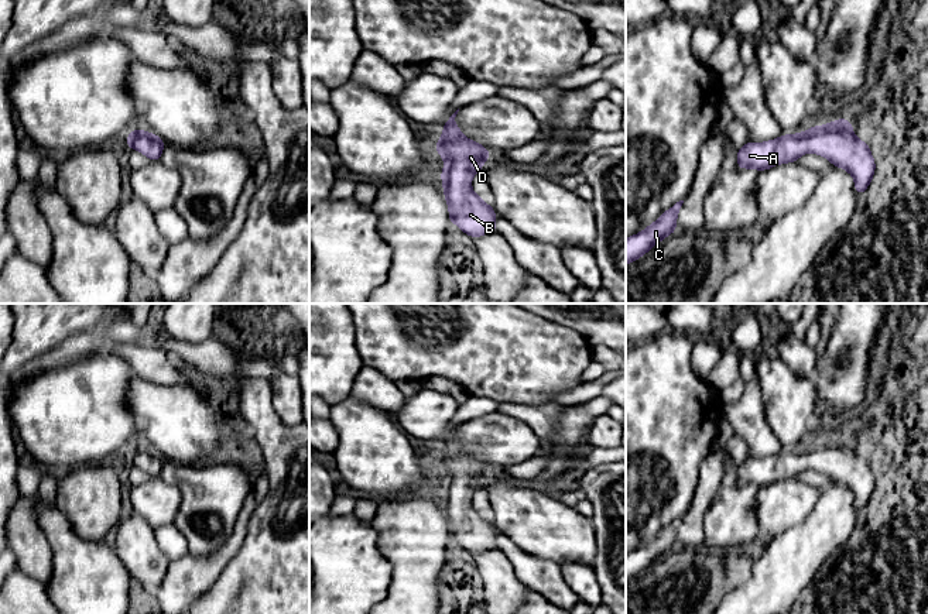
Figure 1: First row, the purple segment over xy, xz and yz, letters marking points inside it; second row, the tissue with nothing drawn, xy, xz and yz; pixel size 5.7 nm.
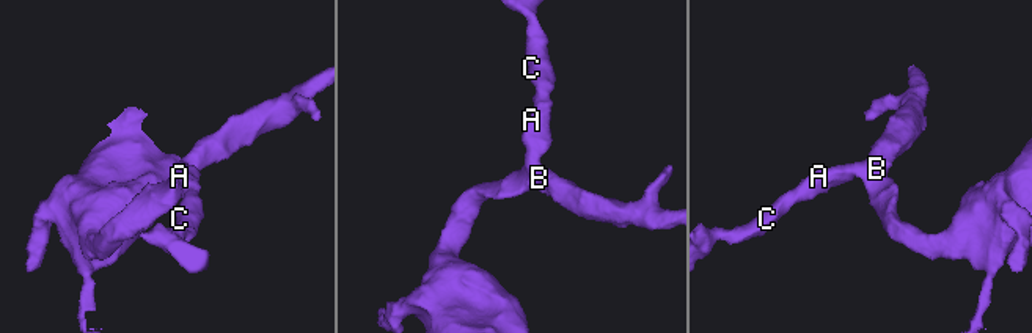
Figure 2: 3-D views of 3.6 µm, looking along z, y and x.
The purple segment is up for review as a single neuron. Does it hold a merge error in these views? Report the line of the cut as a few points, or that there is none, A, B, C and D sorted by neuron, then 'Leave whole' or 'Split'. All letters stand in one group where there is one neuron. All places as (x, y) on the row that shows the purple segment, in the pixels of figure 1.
No split. Groups: A B C D. Leave whole

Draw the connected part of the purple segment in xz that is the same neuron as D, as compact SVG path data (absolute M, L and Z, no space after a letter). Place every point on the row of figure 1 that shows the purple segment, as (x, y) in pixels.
M459 109L444 123L444 133L435 144L445 167L441 171L449 223L476 239L497 231L496 210L472 189L473 175L489 159L489 150L469 140L455 123Z

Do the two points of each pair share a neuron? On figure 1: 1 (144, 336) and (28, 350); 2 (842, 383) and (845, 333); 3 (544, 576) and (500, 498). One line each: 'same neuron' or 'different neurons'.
1: same neuron
2: same neuron
3: different neurons

